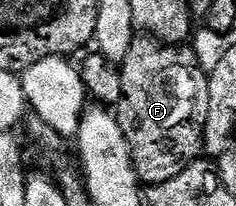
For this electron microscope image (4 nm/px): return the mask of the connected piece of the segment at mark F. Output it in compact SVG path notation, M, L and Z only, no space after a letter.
M148 37L134 38L131 49L127 49L127 57L119 65L119 70L121 100L117 102L115 118L129 146L133 168L142 184L163 185L171 181L171 177L179 177L179 173L183 173L183 169L187 169L192 163L198 162L202 154L207 113L211 105L209 76L197 64L192 50L181 45L159 43Z

